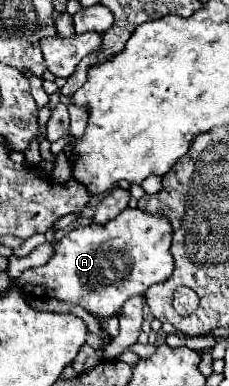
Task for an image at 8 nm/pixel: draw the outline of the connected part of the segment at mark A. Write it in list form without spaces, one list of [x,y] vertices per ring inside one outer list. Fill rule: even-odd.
[[[126,208],[122,214],[118,214],[114,220],[106,224],[88,224],[74,228],[72,232],[64,234],[62,240],[54,242],[54,256],[38,268],[22,272],[20,278],[16,278],[16,284],[32,292],[34,288],[44,288],[44,290],[54,290],[56,300],[64,300],[70,304],[78,304],[84,310],[88,310],[98,324],[110,316],[116,316],[122,308],[122,304],[130,296],[142,296],[146,288],[166,280],[172,270],[174,270],[174,260],[170,254],[170,238],[172,238],[172,228],[170,222],[164,216],[152,216],[142,210],[132,210]]]

